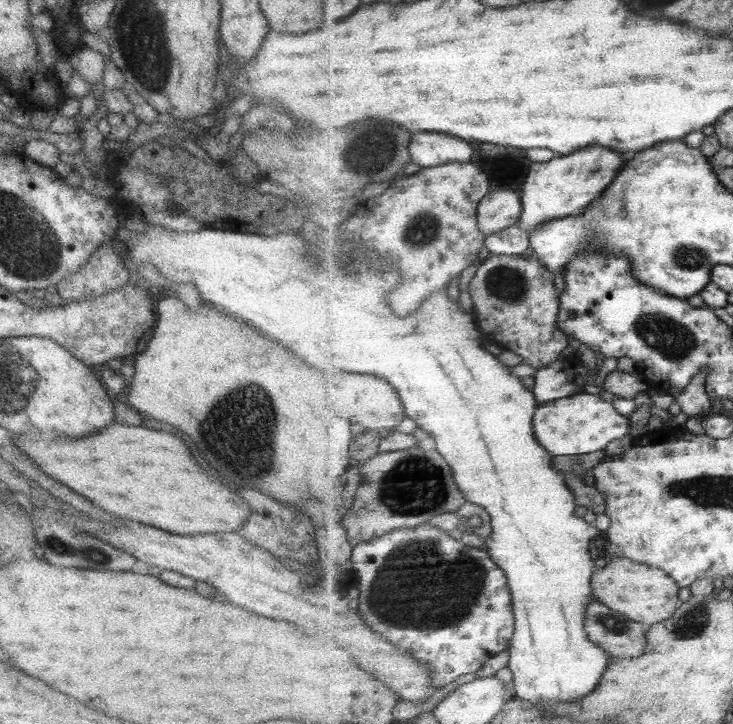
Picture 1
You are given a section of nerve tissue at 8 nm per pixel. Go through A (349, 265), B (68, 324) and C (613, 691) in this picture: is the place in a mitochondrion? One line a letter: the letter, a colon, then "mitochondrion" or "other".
A: mitochondrion
B: other
C: other

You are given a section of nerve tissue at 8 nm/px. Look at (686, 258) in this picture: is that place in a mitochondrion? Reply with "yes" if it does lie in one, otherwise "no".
yes

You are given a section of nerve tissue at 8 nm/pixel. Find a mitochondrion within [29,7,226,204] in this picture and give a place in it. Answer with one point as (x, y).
(154, 53)

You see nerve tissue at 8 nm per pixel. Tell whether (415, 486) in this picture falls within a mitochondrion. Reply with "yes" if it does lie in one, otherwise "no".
yes

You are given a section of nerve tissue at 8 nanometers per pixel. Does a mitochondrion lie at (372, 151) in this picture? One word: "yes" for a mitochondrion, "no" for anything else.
yes

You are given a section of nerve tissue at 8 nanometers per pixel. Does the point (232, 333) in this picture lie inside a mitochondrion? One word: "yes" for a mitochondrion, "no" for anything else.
no

